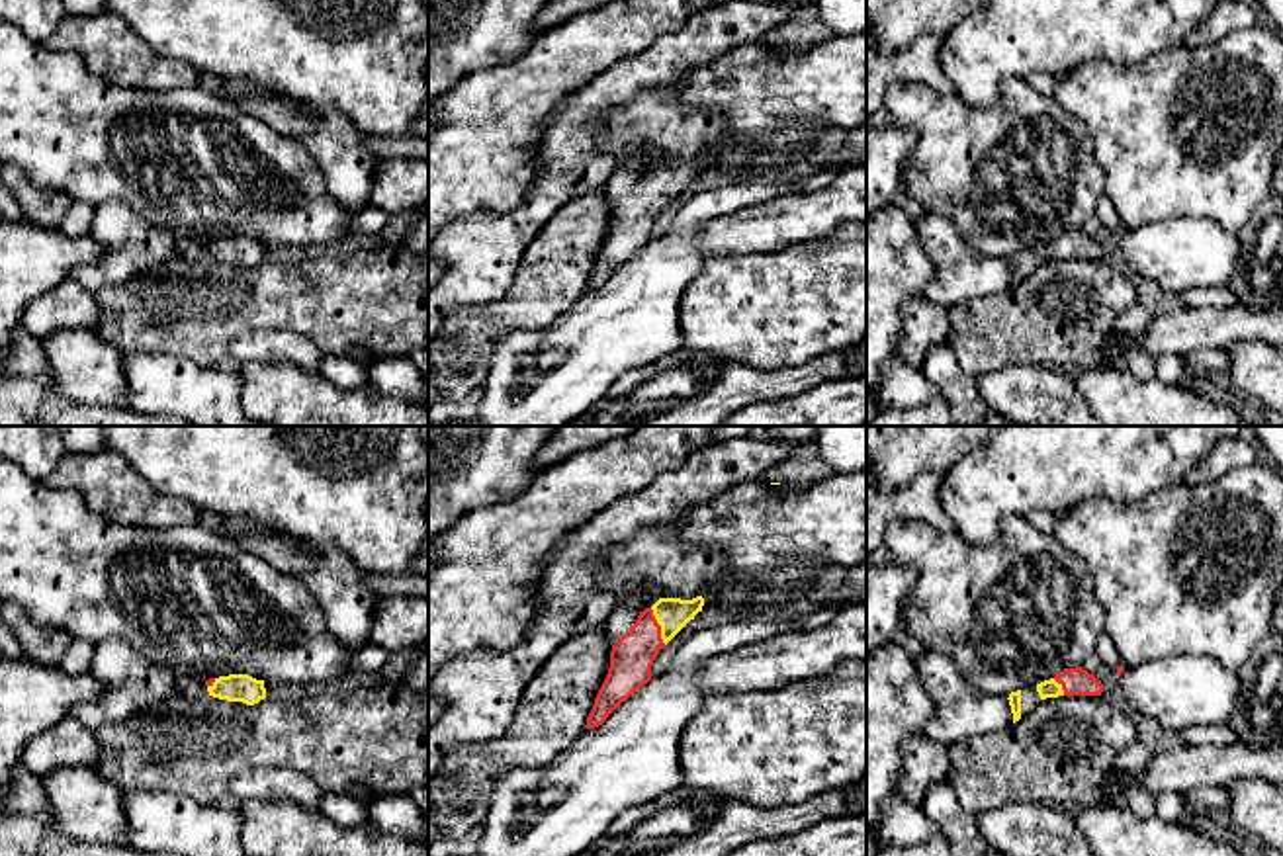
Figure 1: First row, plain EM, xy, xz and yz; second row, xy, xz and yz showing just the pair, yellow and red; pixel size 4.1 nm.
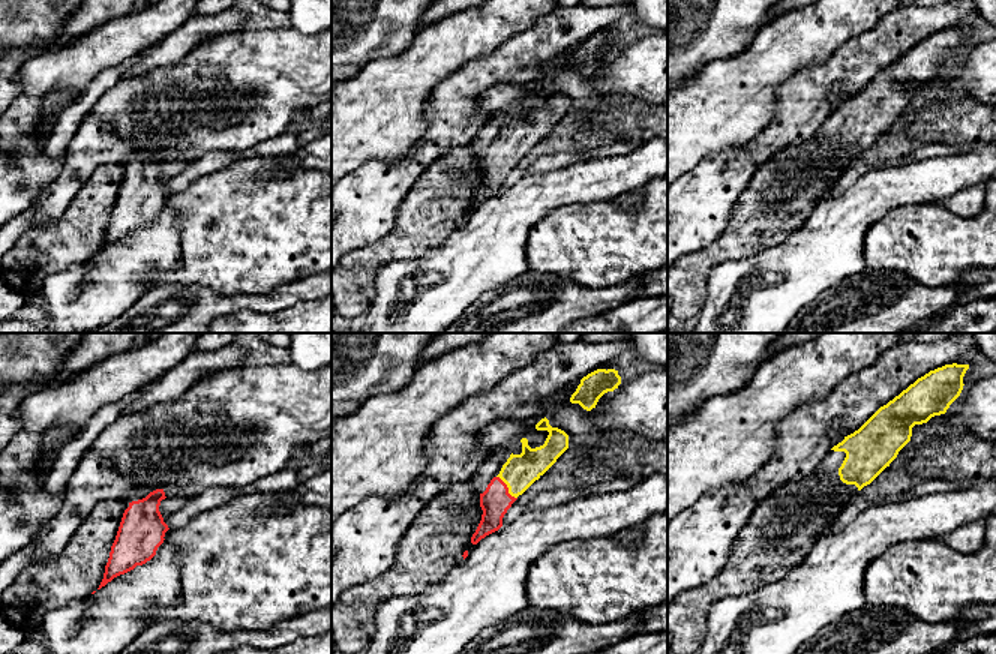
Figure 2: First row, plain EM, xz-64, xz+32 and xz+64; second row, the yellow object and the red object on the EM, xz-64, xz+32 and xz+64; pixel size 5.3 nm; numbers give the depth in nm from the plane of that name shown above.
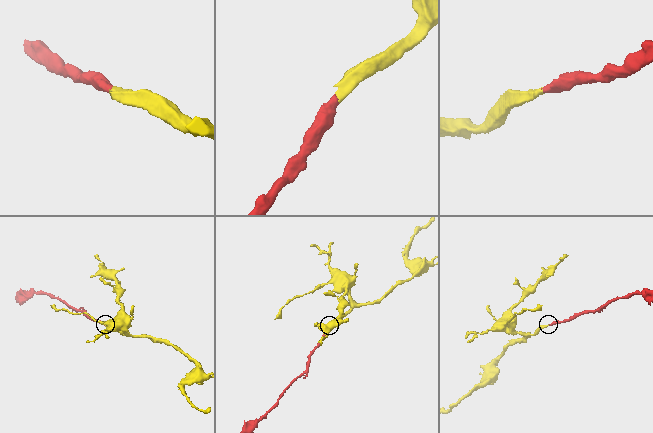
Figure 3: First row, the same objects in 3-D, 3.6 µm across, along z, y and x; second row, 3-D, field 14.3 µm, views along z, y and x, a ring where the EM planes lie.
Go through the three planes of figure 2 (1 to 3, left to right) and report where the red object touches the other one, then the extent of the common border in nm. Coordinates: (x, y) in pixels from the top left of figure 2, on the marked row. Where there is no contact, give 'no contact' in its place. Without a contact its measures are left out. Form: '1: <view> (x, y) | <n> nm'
1: no contact
2: xz+32 (507, 486) | 170 nm
3: no contact

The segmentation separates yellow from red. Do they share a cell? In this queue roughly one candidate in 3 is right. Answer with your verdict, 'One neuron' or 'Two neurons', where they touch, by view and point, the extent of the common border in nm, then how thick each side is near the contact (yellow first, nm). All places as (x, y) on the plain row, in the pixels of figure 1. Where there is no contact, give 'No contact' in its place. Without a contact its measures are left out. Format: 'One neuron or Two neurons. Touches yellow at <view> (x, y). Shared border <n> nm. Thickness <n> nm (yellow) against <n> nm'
One neuron. Touches yellow at xz (660, 186). Shared border 170 nm. Thickness 140 nm (yellow) against 180 nm

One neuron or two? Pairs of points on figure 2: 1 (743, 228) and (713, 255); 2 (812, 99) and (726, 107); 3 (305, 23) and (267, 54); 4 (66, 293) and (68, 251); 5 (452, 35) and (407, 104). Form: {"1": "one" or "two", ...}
{"1": "one", "2": "two", "3": "two", "4": "two", "5": "one"}

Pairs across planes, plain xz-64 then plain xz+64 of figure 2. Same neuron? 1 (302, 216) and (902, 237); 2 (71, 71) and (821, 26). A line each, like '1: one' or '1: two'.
1: one
2: one

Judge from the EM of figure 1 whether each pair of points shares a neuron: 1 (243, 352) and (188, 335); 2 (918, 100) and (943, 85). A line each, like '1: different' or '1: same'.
1: different
2: different

